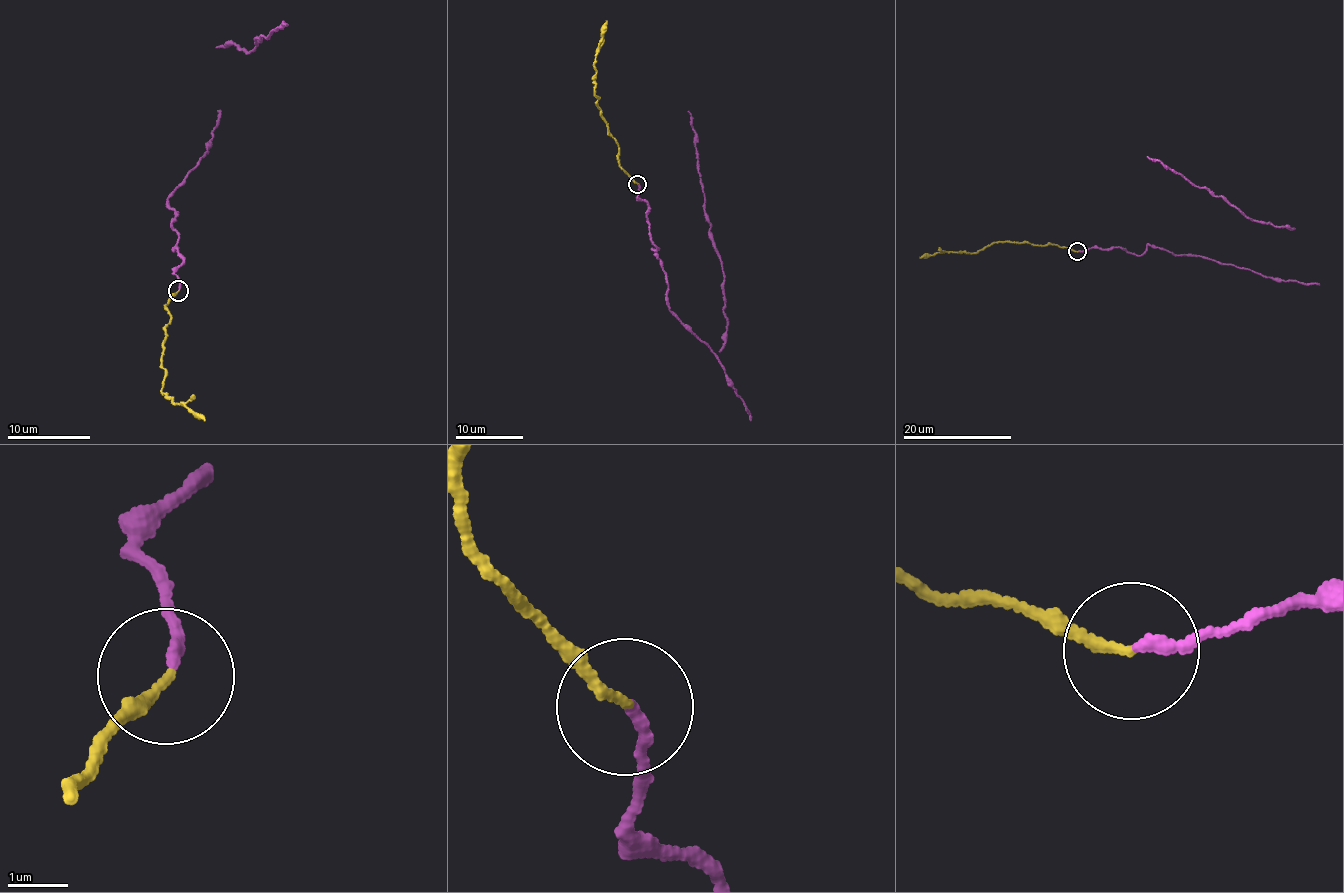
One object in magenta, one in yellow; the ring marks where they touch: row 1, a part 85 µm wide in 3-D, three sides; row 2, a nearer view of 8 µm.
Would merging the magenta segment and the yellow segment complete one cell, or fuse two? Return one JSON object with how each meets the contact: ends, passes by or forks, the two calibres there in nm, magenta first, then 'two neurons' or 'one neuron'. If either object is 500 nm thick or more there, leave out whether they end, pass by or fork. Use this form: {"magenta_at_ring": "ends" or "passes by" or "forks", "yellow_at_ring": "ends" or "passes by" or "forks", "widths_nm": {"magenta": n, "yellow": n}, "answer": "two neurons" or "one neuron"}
{"magenta_at_ring": "ends", "yellow_at_ring": "ends", "widths_nm": {"magenta": 190, "yellow": 150}, "answer": "one neuron"}

